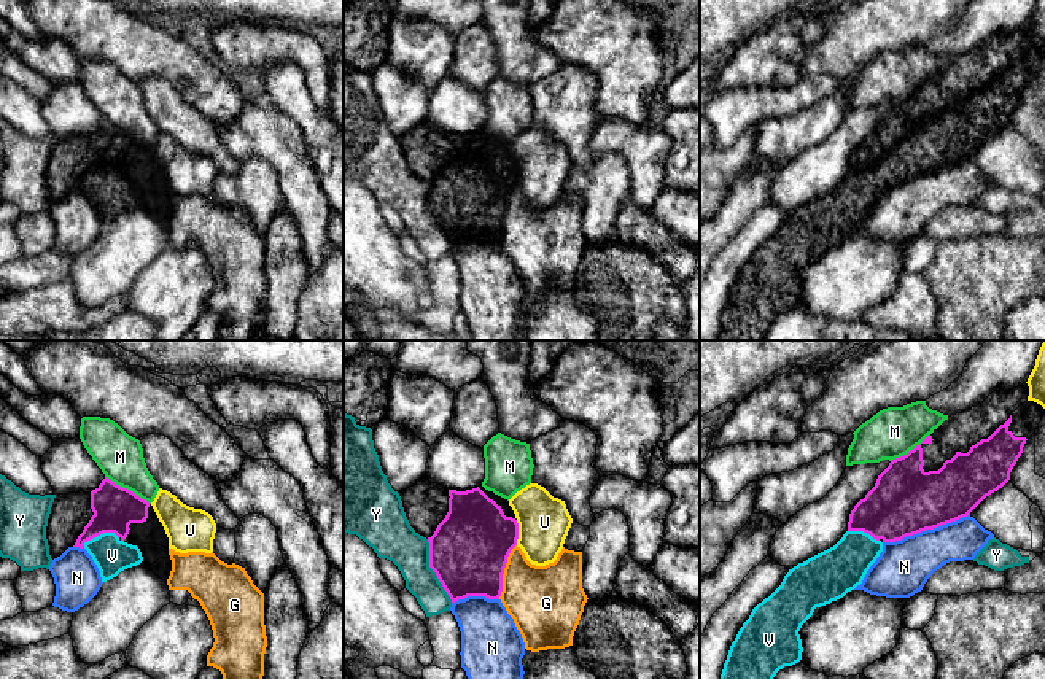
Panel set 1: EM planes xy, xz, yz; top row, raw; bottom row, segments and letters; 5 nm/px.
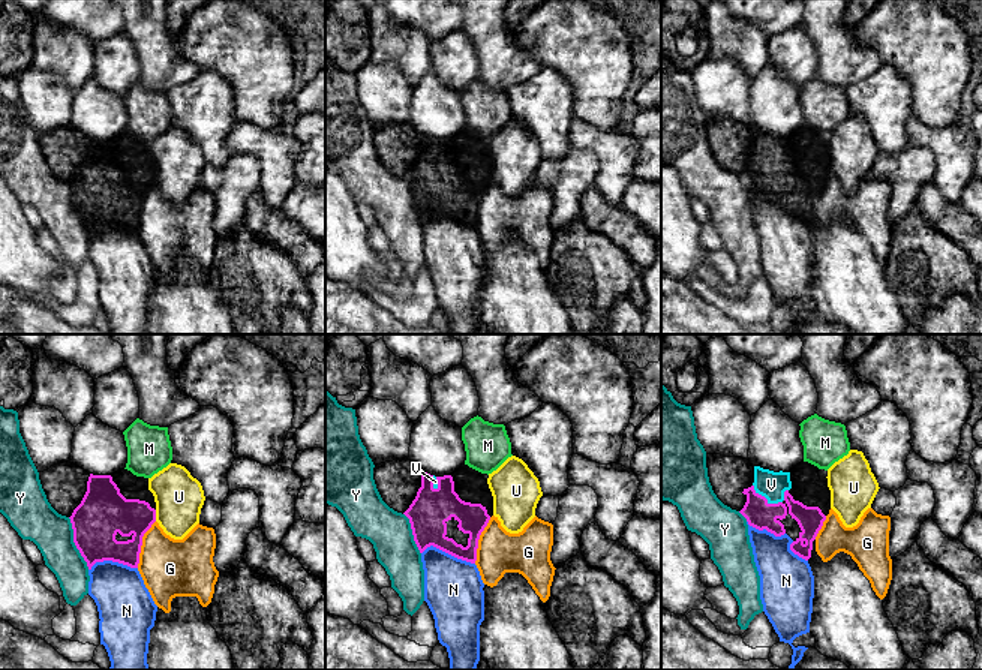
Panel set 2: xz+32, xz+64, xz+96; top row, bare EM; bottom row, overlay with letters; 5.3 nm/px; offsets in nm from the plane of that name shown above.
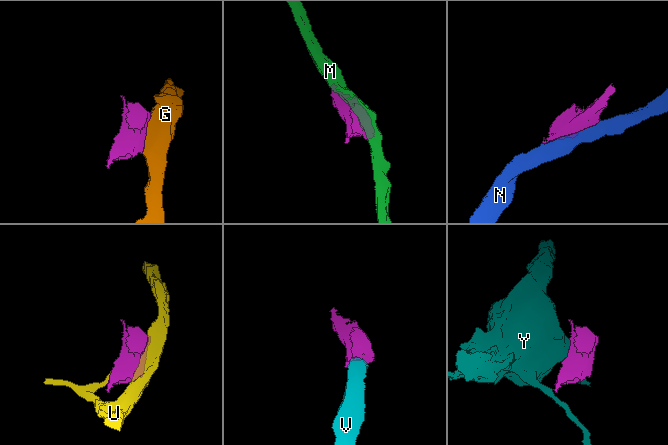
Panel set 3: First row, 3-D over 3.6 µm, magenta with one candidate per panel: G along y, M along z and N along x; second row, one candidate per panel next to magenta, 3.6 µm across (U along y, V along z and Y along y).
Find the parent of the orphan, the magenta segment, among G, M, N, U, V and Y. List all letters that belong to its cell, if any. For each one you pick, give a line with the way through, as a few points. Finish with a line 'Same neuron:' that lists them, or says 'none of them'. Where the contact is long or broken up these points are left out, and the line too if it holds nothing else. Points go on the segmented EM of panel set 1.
V: way xy (115, 508), (110, 522), (101, 533), (102, 544), (112, 555)
Same neuron: V

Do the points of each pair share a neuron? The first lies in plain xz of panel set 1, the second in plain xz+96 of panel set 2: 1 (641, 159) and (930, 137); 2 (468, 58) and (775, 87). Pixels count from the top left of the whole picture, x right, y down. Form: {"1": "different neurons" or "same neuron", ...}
{"1": "same neuron", "2": "different neurons"}

